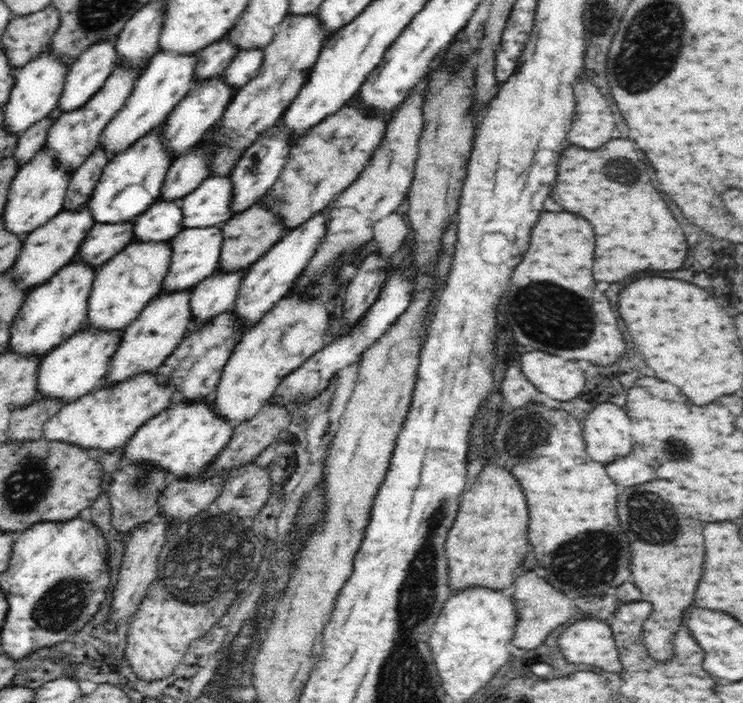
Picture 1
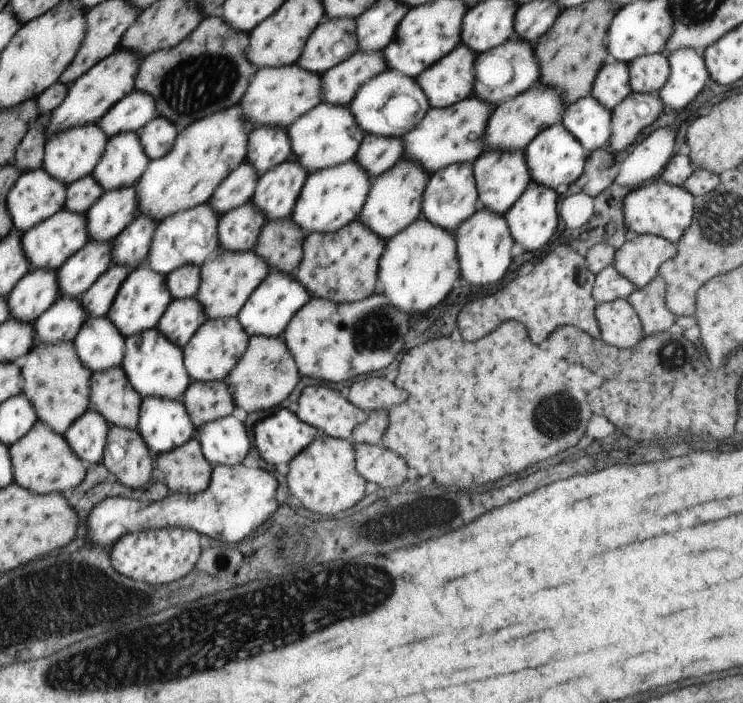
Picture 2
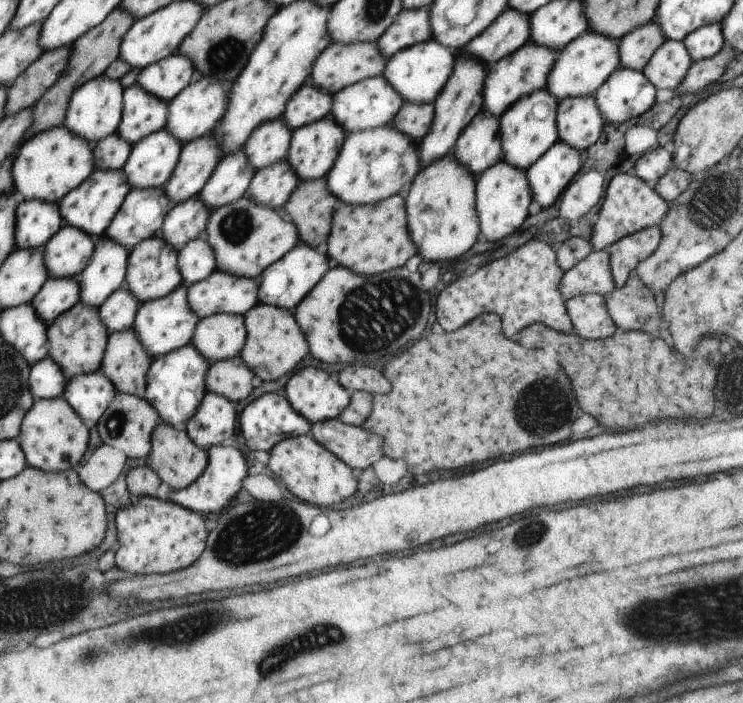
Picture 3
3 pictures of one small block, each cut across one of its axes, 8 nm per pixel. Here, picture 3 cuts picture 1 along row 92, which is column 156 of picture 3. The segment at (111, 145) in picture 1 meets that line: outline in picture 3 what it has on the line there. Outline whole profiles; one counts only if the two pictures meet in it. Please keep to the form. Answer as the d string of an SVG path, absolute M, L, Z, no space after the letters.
M166 128L133 145L123 166L128 184L134 189L164 188L172 176L183 145Z

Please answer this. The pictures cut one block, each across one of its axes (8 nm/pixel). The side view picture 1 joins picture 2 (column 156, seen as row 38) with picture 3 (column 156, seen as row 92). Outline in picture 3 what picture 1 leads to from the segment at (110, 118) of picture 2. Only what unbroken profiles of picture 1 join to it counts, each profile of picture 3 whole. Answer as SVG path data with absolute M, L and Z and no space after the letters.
M176 52L158 63L144 67L137 82L146 92L160 97L163 101L171 101L196 77L197 70L193 60Z

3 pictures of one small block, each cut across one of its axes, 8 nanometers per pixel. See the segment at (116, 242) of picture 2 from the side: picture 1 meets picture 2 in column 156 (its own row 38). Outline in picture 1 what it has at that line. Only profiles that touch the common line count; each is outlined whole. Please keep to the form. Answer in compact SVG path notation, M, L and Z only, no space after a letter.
M227 37L203 48L197 56L197 63L193 70L195 72L193 82L222 75L238 51L240 51L239 48L235 44L231 44Z

